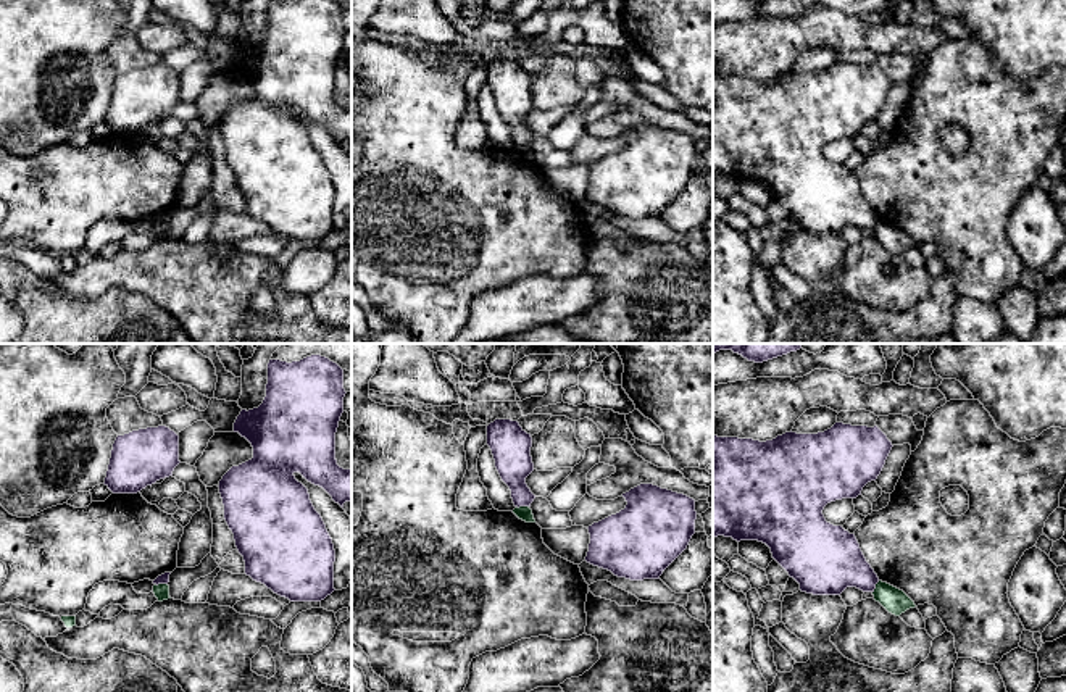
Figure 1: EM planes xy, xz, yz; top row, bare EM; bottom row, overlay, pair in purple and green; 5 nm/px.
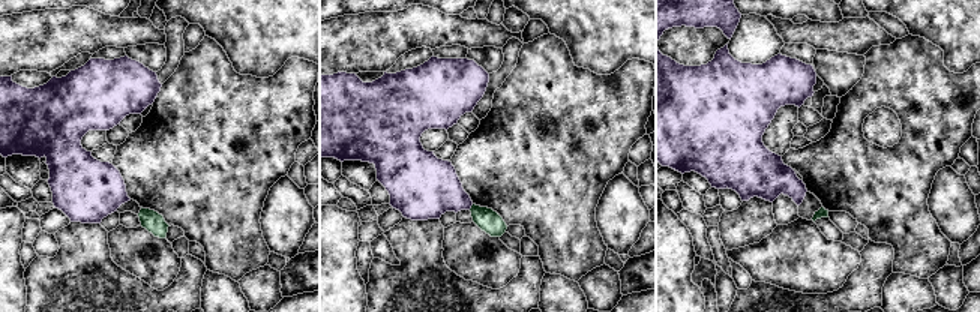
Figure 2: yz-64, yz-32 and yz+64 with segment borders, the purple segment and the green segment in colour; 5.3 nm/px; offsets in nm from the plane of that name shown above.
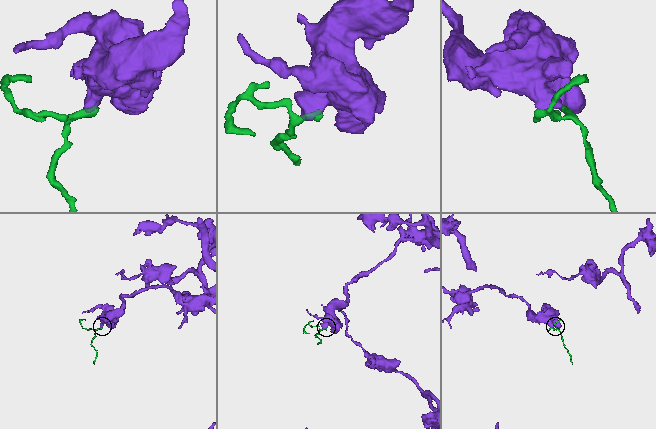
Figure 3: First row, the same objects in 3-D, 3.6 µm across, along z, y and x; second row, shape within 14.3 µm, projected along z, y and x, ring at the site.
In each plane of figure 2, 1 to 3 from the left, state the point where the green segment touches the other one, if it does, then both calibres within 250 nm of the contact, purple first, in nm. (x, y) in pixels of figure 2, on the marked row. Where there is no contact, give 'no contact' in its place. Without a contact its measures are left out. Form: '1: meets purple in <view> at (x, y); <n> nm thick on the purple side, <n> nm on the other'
1: no contact
2: meets purple in yz-32 at (470, 207); 320 nm thick on the purple side, 120 nm on the other
3: no contact

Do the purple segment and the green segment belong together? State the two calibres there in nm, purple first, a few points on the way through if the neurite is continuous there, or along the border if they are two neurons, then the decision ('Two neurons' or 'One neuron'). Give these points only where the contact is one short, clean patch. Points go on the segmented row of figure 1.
Thickness 190 nm (purple) against 70 nm. Boundary: xz (516, 505), (528, 507). Two neurons

